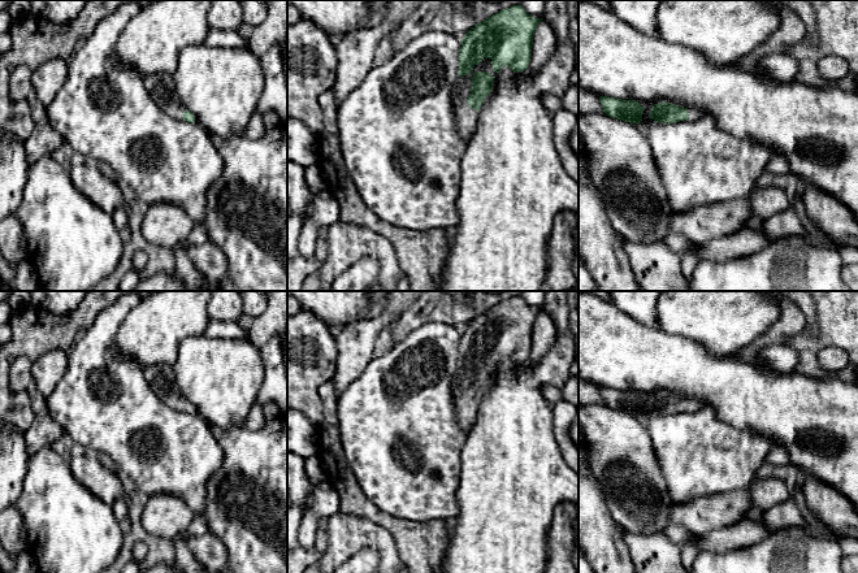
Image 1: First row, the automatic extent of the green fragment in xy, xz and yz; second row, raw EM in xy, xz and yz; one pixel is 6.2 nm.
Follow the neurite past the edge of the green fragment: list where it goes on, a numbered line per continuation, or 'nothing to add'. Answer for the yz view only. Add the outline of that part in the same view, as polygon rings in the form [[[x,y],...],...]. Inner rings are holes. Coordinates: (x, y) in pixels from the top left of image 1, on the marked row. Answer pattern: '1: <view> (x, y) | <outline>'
1: yz (694, 113) | [[[688,108],[689,110],[689,121],[696,121],[703,116],[703,110],[699,110],[697,108]]]

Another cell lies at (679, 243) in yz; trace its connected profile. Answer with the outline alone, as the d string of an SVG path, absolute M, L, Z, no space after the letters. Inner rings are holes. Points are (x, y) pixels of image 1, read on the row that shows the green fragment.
M668 233L663 240L671 251L679 255L685 253L692 247L689 239L682 234Z

